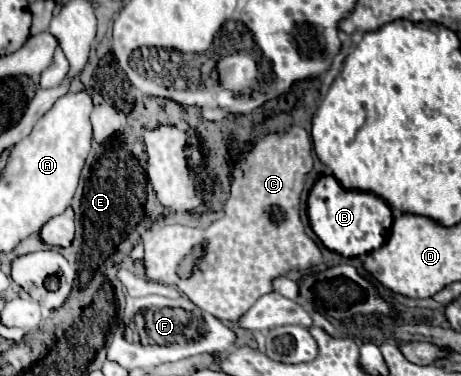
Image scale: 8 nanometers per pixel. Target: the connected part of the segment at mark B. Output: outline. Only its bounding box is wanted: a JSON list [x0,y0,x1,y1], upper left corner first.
[306,175,392,257]

